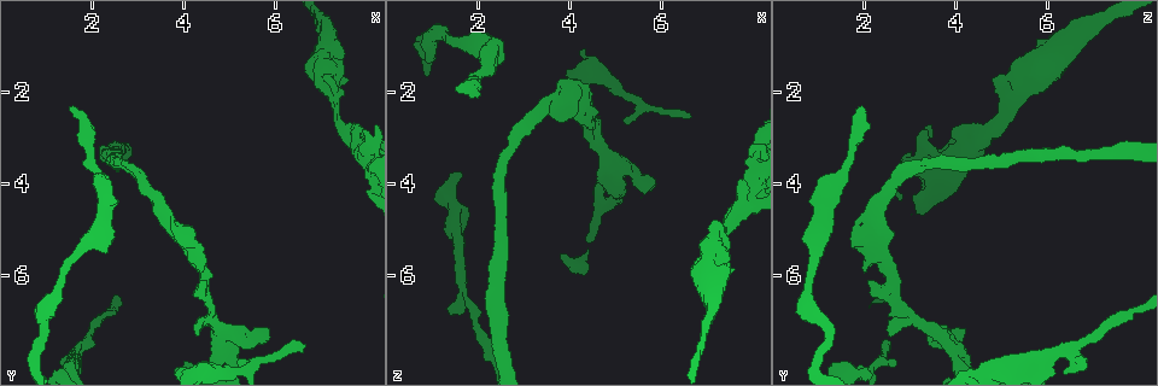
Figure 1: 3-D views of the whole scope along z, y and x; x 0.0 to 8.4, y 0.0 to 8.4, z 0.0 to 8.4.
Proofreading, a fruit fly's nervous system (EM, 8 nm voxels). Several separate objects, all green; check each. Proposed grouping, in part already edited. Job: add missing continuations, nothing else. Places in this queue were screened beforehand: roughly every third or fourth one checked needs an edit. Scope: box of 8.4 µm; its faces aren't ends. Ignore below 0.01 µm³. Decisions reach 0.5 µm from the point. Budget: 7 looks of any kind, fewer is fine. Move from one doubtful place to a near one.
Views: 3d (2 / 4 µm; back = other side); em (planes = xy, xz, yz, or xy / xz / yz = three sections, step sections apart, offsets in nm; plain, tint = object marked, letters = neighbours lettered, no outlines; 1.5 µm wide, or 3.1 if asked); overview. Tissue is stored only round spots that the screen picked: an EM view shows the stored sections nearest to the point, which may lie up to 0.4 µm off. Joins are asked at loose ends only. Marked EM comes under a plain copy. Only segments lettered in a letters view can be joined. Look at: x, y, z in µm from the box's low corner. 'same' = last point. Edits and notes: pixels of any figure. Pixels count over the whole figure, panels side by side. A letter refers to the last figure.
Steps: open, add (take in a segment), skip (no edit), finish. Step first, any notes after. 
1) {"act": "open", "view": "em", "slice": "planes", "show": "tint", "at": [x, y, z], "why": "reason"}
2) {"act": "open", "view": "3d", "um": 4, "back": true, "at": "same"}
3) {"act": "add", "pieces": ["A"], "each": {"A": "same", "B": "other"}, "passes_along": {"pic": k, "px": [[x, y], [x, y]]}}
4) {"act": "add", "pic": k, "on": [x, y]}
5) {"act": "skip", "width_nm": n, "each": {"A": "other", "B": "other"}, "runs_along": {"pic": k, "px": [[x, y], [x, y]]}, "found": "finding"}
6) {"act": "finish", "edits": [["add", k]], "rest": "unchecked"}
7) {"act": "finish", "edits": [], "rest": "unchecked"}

{"act": "open", "view": "3d", "um": 2, "at": [1.55, 2.35, 1.90], "why": "branch stops here"}

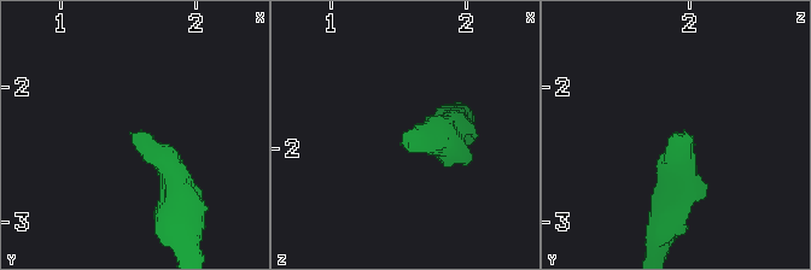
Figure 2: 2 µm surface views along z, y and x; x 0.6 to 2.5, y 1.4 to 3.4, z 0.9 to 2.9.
{"act": "open", "view": "em", "slice": "planes", "show": "letters", "at": [1.50, 2.38, 1.90]}

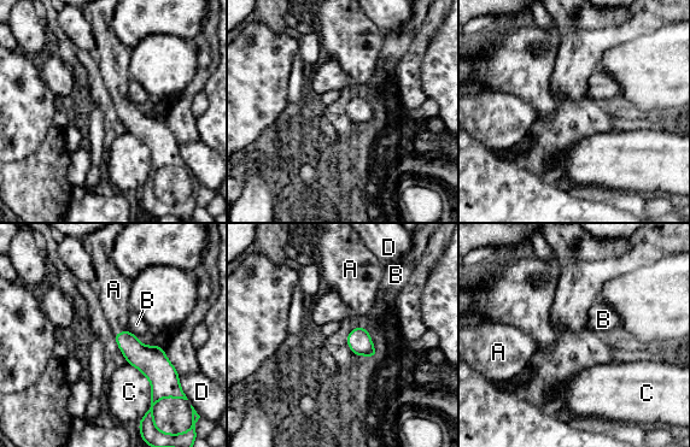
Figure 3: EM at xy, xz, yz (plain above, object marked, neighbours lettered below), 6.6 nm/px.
{"act": "add", "pieces": ["A"], "each": {"A": "same", "B": "other", "C": "other", "D": "other"}, "passes_along": {"pic": 3, "px": [[147, 359], [122, 331], [113, 295]]}, "found": "the cell continues"}

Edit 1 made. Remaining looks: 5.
{"act": "open", "view": "3d", "um": 4, "at": [4.25, 7.35, 2.55], "why": "an open end"}

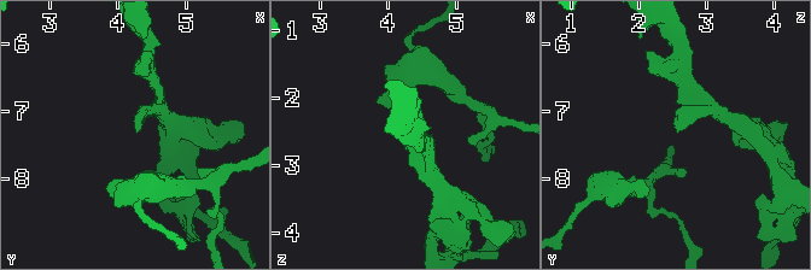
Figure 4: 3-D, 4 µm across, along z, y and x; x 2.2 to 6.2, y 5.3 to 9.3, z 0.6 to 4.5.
{"act": "open", "view": "em", "slice": "planes", "show": "letters", "at": [4.30, 7.35, 2.60], "why": "need the tissue"}

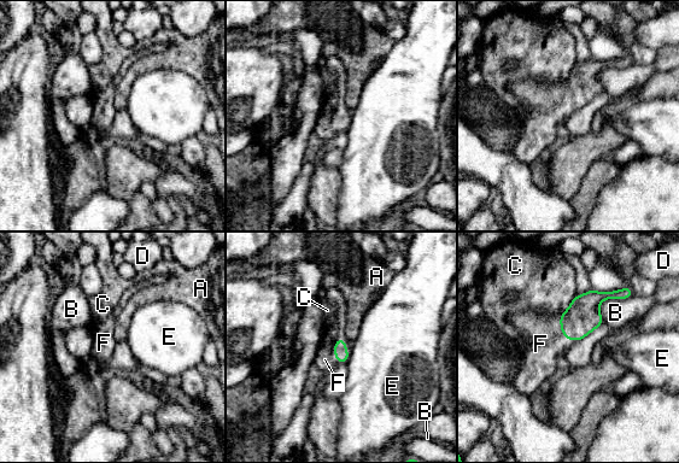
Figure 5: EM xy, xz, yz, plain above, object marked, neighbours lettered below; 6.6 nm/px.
{"act": "add", "pieces": ["F"], "each": {"A": "other", "B": "other", "C": "other", "D": "other", "E": "other", "F": "same"}, "passes_along": {"pic": 5, "px": [[340, 351], [334, 349], [325, 359]]}, "found": "it goes on there"}

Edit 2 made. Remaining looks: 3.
{"act": "open", "view": "overview"}

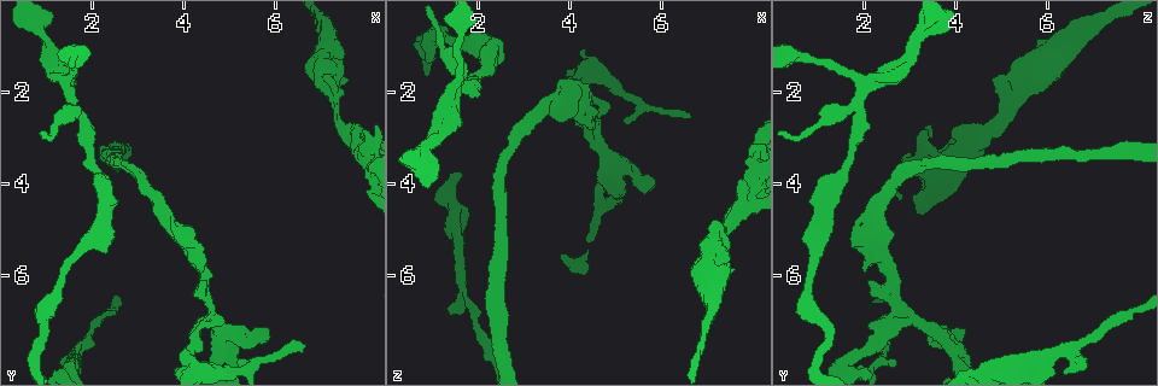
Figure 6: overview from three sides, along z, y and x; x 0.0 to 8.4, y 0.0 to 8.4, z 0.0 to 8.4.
{"act": "open", "view": "3d", "um": 4, "at": [6.65, 7.50, 2.55], "why": "an open end"}

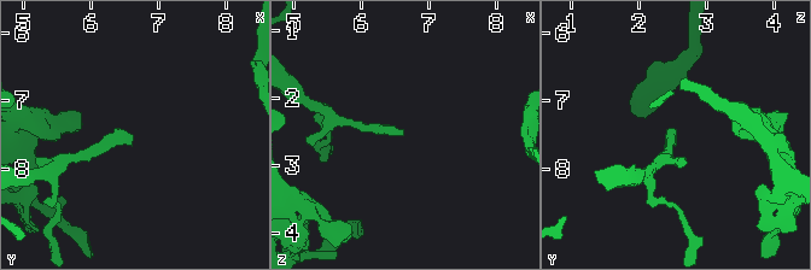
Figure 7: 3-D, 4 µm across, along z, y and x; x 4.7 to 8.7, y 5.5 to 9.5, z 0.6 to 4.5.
{"act": "open", "view": "em", "slice": "planes", "show": "letters", "at": [6.65, 7.50, 2.55], "why": "shape alone is not enough"}

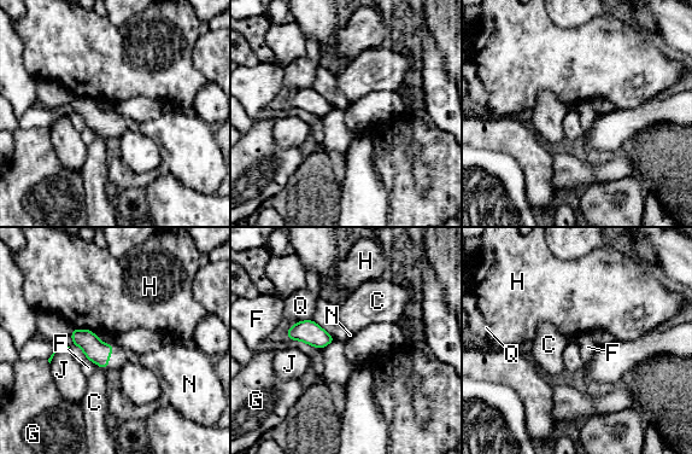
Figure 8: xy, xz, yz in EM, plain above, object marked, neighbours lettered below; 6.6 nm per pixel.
{"act": "add", "pieces": ["N"], "width_nm": 100, "longest_contact_nm": ["N", 180], "each": {"C": "other", "F": "other", "G": "other", "H": "other", "J": "other", "N": "same", "Q": "other"}, "found": "it goes on there"}

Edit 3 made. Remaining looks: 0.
{"act": "finish", "edits": [["add", 3], ["add", 5], ["add", 8]], "rest": "unchecked"}

